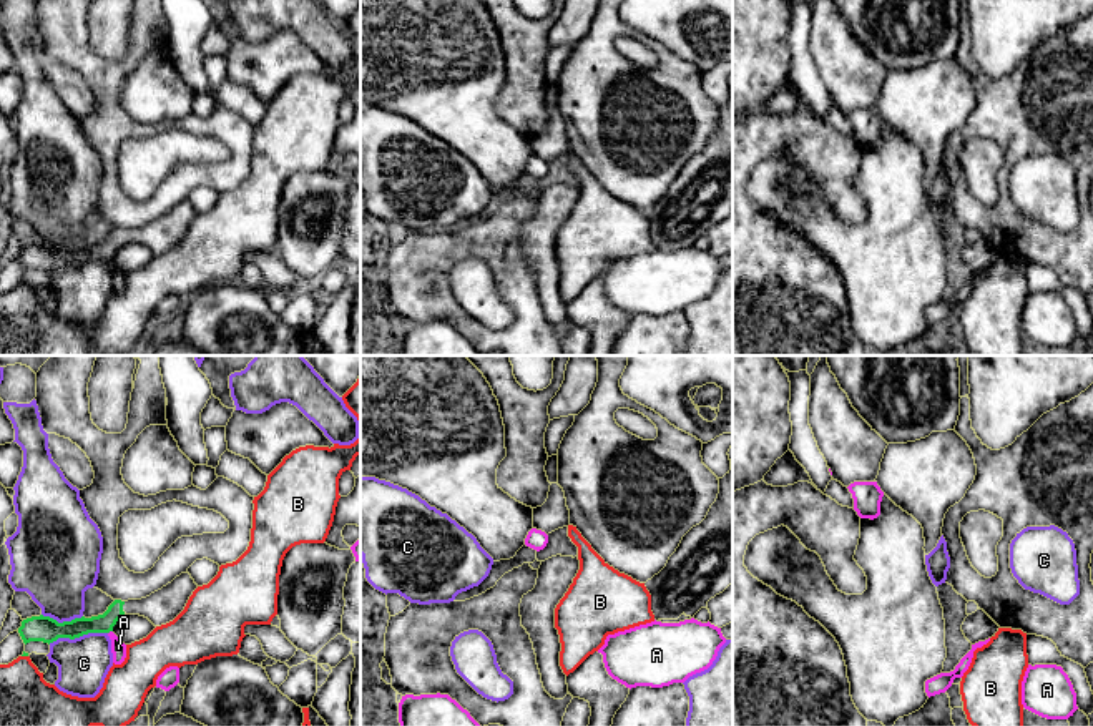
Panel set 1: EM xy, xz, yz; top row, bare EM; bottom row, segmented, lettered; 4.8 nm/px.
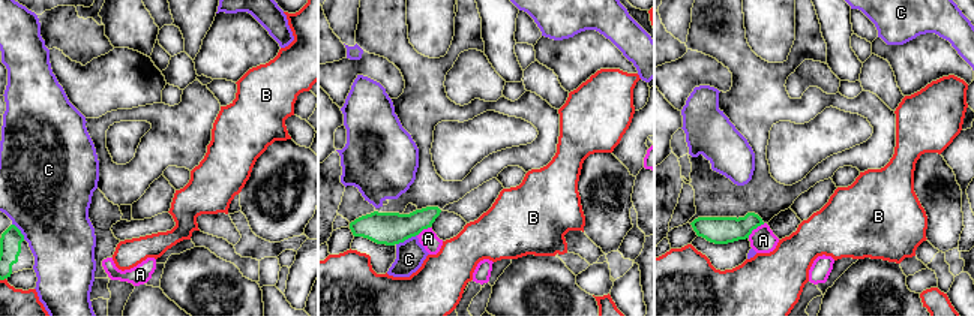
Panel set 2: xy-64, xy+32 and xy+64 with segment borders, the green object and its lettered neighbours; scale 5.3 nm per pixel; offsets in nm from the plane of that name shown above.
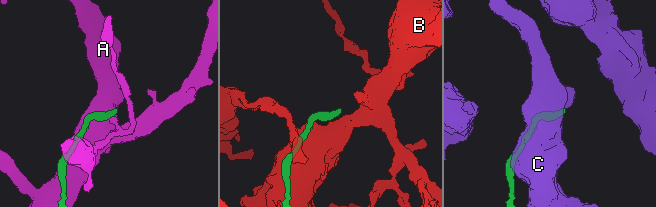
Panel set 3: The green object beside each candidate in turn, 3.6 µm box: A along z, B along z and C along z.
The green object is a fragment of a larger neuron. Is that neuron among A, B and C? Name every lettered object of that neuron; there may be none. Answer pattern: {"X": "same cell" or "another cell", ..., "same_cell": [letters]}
{"A": "another cell", "B": "another cell", "C": "another cell", "same_cell": []}

